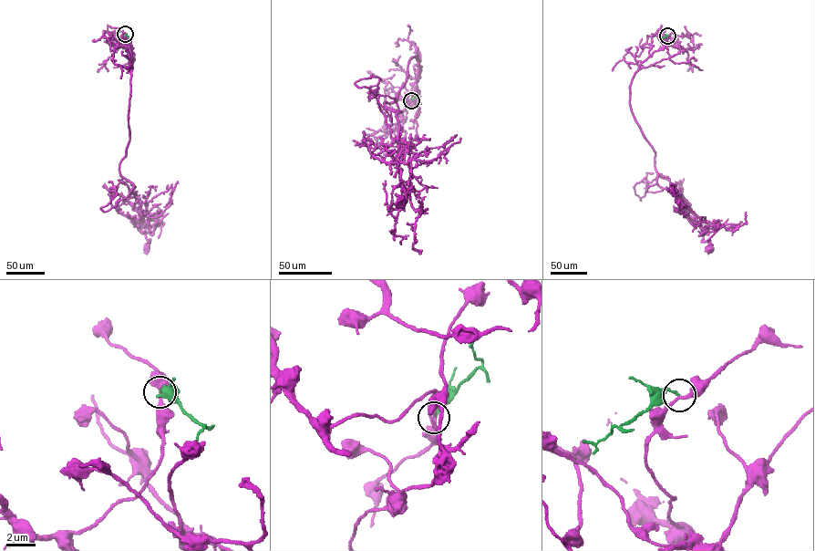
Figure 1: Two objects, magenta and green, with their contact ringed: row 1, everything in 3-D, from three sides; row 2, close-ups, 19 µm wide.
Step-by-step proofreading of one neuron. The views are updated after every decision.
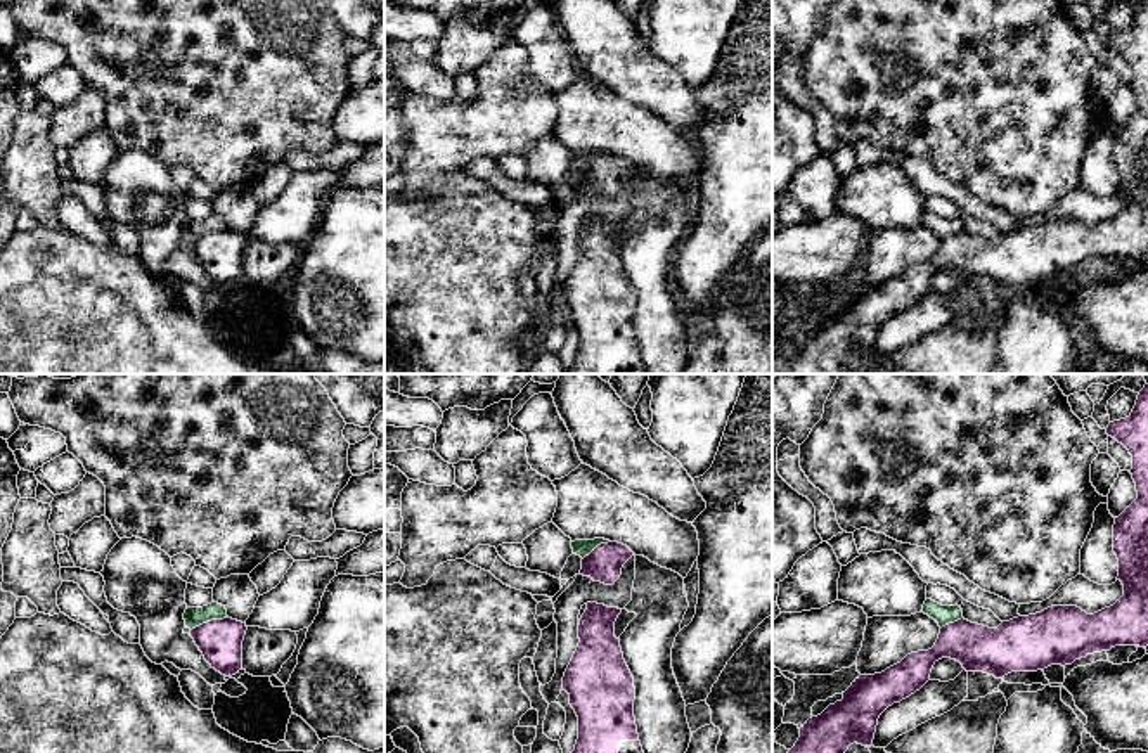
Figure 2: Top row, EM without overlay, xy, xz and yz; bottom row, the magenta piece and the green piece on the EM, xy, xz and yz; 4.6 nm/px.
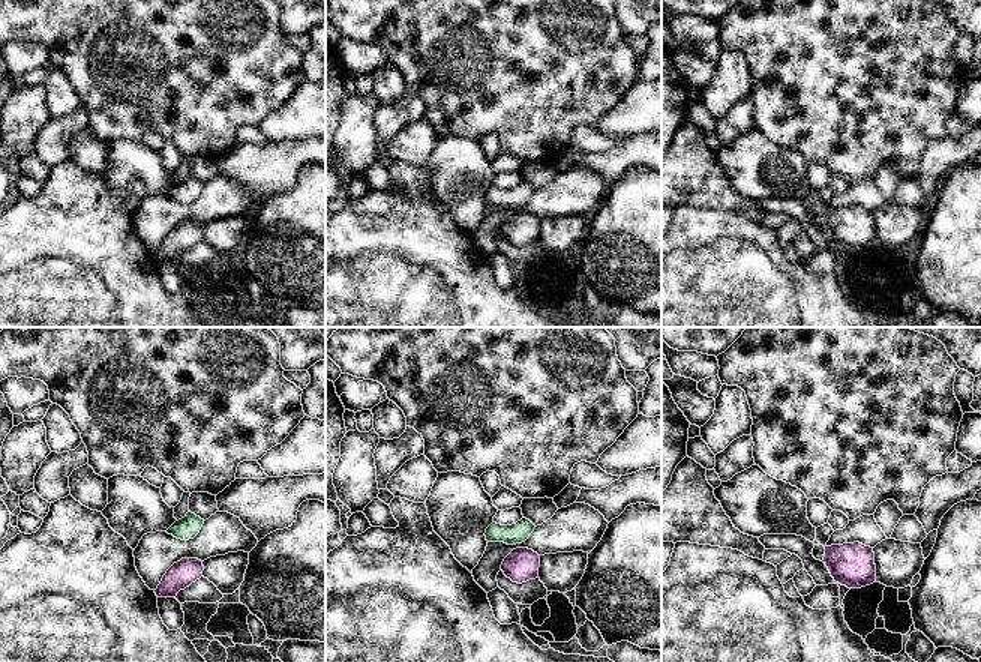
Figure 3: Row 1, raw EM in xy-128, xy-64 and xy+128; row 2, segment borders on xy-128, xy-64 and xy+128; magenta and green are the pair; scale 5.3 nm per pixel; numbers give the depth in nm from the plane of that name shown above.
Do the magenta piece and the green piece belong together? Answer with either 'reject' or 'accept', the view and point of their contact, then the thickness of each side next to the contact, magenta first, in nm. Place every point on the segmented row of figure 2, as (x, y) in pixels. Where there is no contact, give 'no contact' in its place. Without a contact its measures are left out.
reject | xy (208, 622) | 200/90 nm

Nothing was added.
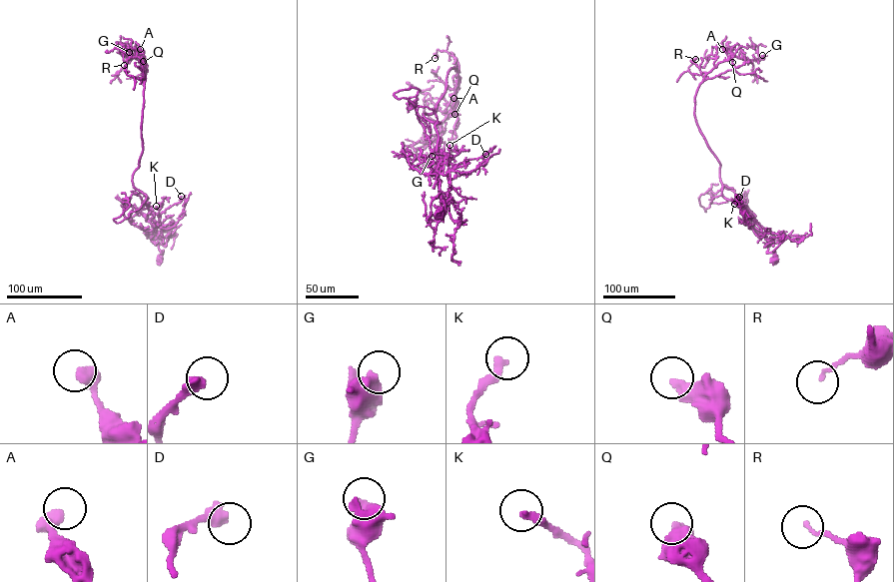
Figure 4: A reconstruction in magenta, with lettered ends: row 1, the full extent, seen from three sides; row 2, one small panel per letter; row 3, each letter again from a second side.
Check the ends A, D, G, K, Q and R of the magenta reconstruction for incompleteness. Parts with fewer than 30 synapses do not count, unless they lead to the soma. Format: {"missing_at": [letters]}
{"missing_at": []}

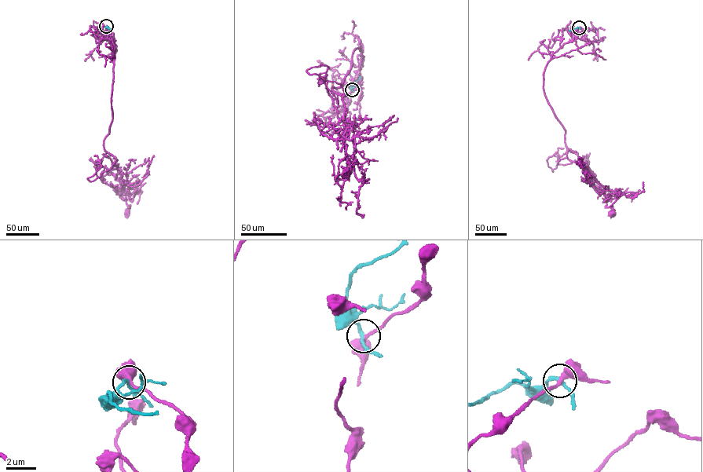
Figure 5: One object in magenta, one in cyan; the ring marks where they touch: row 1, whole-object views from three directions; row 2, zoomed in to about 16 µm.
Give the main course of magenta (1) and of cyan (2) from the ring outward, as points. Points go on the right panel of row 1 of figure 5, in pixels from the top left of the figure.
1: (579, 27), (547, 62), (543, 91), (565, 130), (567, 158), (595, 175), (612, 214)
2: (579, 27), (569, 31)

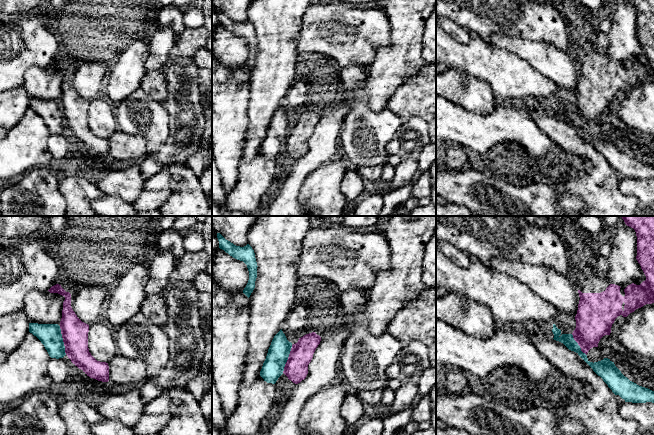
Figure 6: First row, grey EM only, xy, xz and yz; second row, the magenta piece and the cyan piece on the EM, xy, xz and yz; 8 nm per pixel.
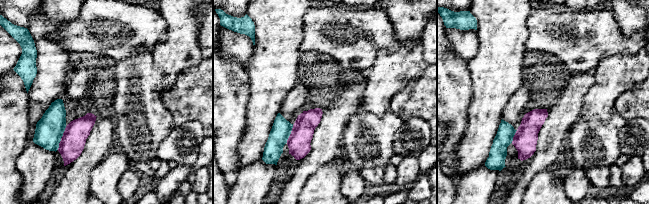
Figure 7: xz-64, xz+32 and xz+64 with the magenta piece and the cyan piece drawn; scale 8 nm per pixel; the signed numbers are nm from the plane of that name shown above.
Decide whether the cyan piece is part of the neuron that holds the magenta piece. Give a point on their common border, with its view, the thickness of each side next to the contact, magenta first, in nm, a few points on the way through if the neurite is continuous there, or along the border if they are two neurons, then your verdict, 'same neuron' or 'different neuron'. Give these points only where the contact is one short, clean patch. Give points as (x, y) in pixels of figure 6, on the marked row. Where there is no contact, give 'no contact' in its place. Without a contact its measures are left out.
meets magenta in xy at (63, 340); 220 nm thick on the magenta side, 180 nm on the other; border along xy (59, 326), (66, 354); different neuron

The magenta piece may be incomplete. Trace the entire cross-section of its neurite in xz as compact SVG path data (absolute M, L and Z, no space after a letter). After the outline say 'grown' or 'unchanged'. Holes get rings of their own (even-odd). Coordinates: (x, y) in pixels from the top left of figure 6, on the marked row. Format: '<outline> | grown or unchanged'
M312 332L299 338L298 342L292 345L283 373L293 383L298 384L306 378L308 365L320 341L321 337Z | unchanged

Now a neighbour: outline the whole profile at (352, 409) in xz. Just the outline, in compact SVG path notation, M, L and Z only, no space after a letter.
M356 393L347 394L341 406L341 417L347 425L356 423L364 414L367 406Z

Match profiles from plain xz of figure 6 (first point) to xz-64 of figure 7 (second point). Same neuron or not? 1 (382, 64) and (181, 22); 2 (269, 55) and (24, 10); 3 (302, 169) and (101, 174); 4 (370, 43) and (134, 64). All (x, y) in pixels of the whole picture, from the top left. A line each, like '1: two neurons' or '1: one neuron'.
1: one neuron
2: two neurons
3: two neurons
4: two neurons

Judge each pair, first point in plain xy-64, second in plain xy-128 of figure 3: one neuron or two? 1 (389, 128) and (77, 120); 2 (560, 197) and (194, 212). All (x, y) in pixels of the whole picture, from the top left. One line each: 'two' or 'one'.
1: one
2: one

